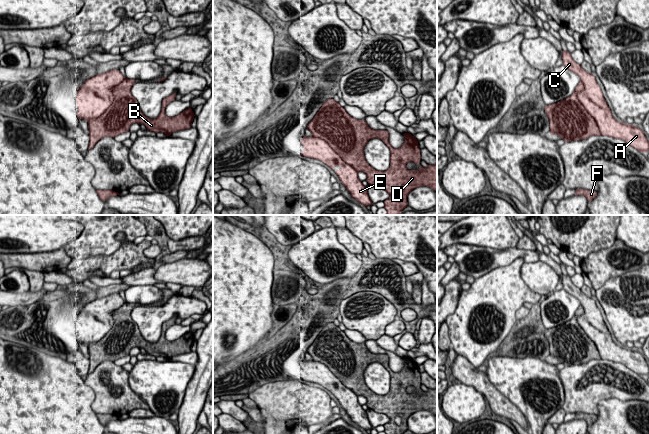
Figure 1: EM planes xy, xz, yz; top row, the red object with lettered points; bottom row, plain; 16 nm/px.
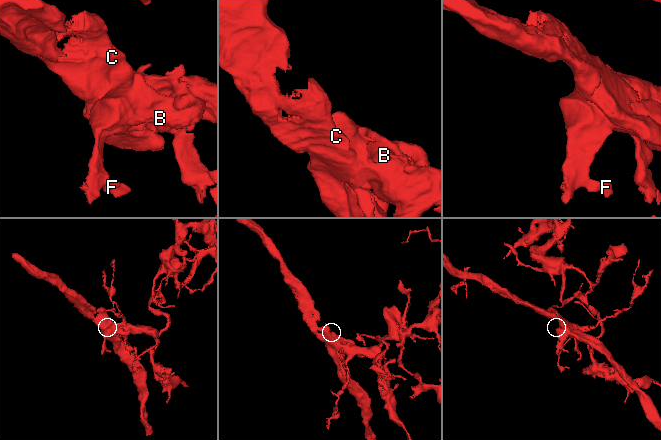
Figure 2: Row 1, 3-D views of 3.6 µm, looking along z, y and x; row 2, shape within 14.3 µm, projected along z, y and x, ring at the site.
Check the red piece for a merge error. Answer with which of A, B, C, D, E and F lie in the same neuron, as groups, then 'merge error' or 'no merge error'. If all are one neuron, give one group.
A B C D E F; no merge error

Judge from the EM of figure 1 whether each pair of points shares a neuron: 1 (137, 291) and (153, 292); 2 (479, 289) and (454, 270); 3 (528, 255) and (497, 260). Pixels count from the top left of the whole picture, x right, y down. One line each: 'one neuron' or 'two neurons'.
1: one neuron
2: two neurons
3: one neuron

